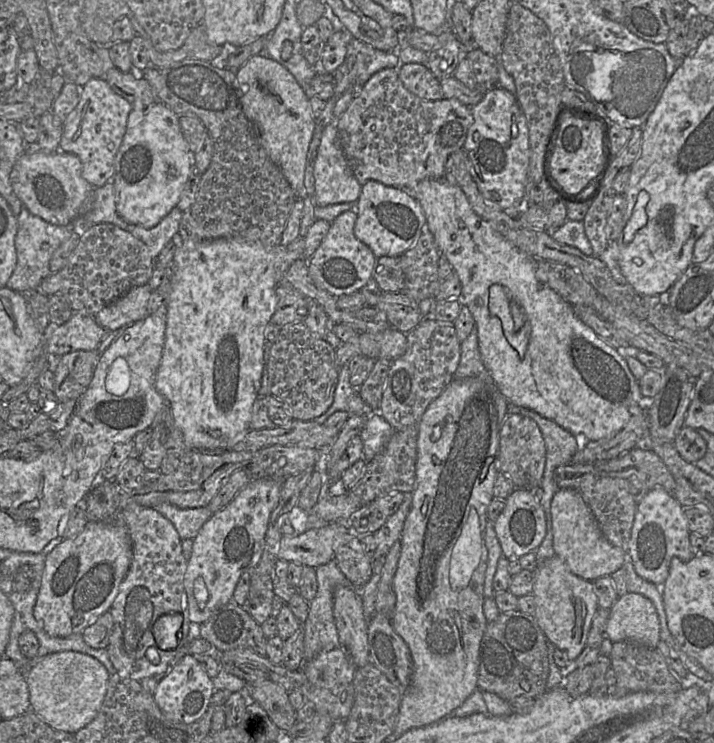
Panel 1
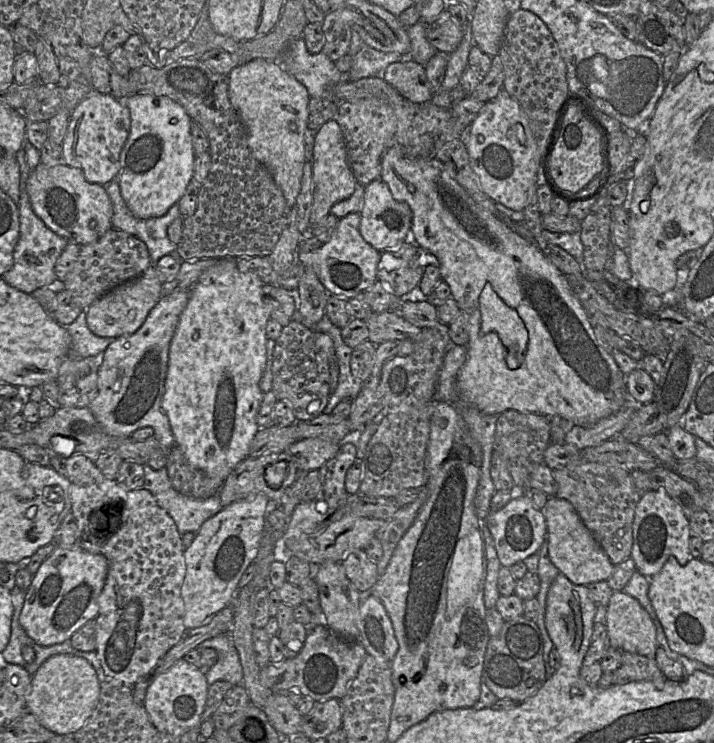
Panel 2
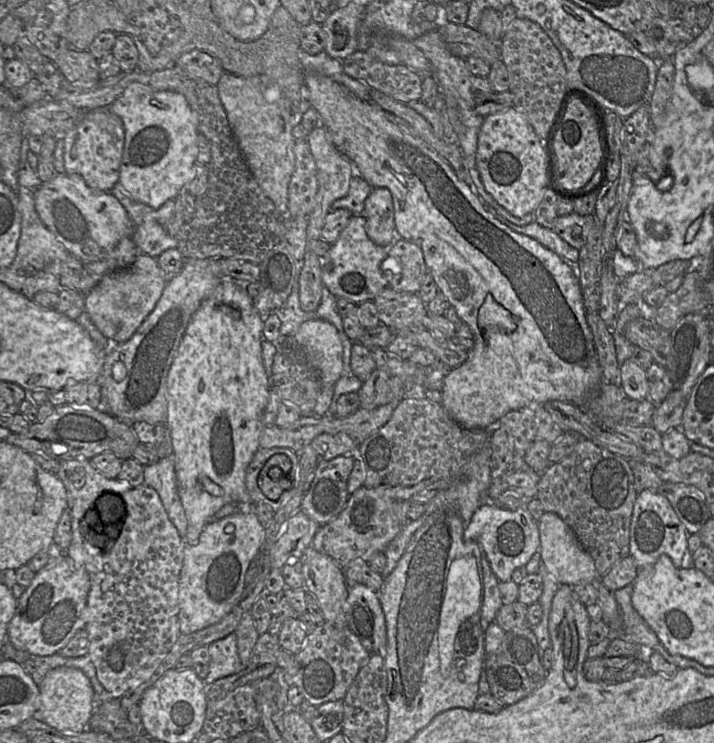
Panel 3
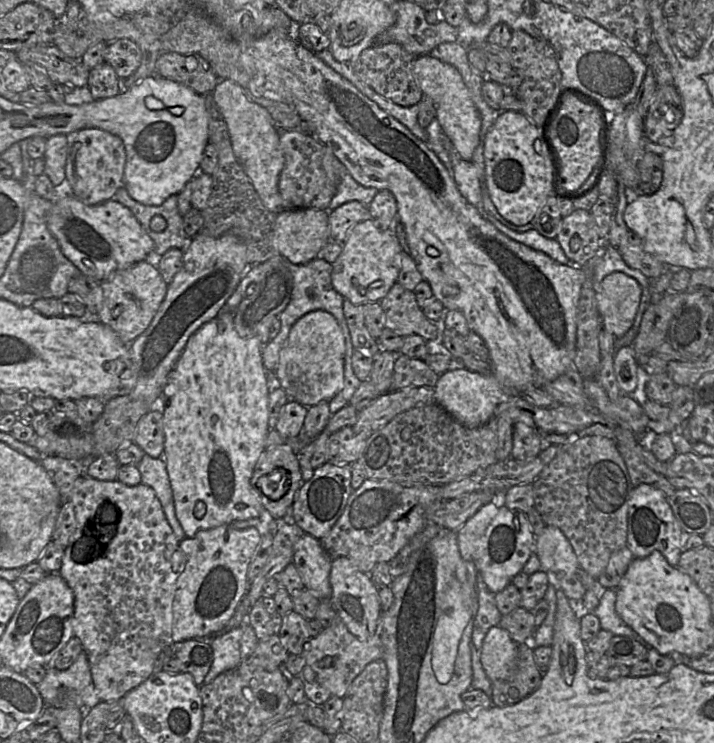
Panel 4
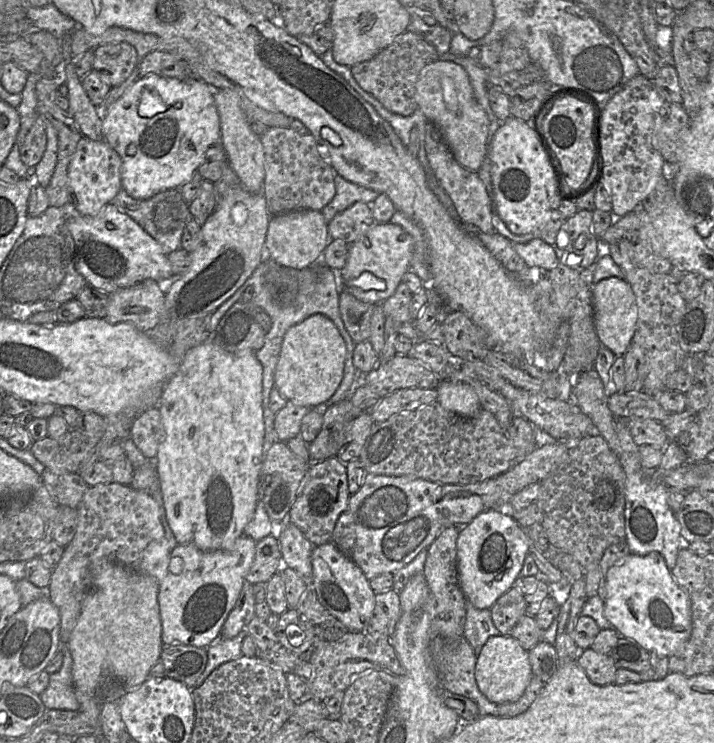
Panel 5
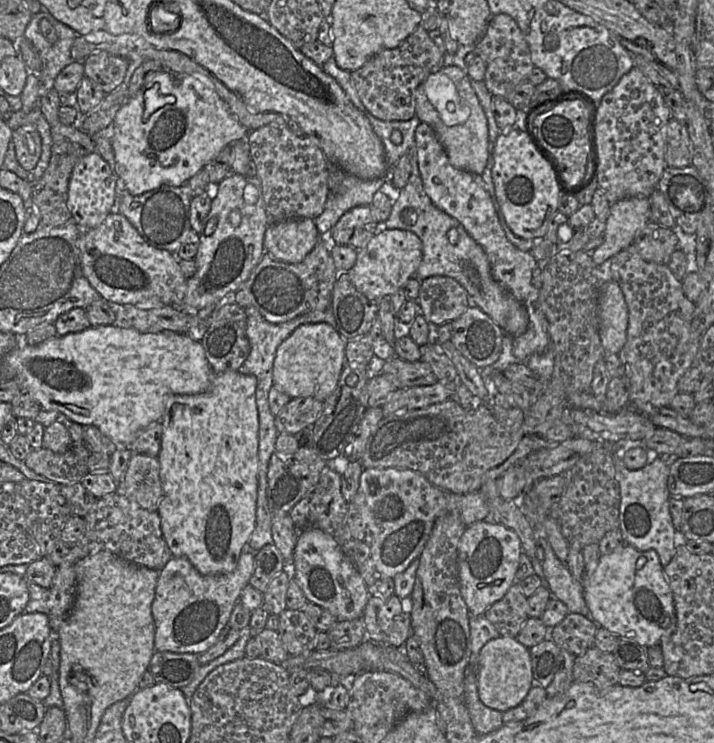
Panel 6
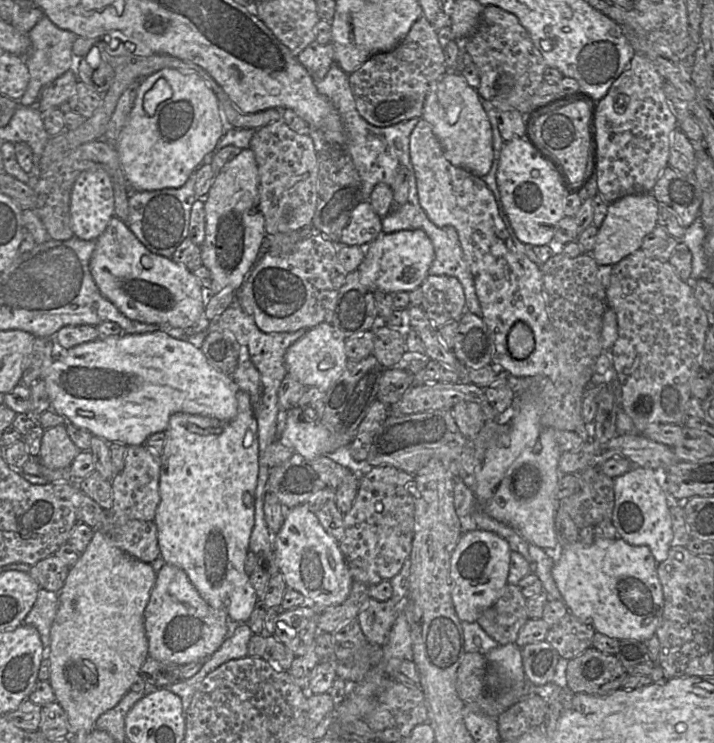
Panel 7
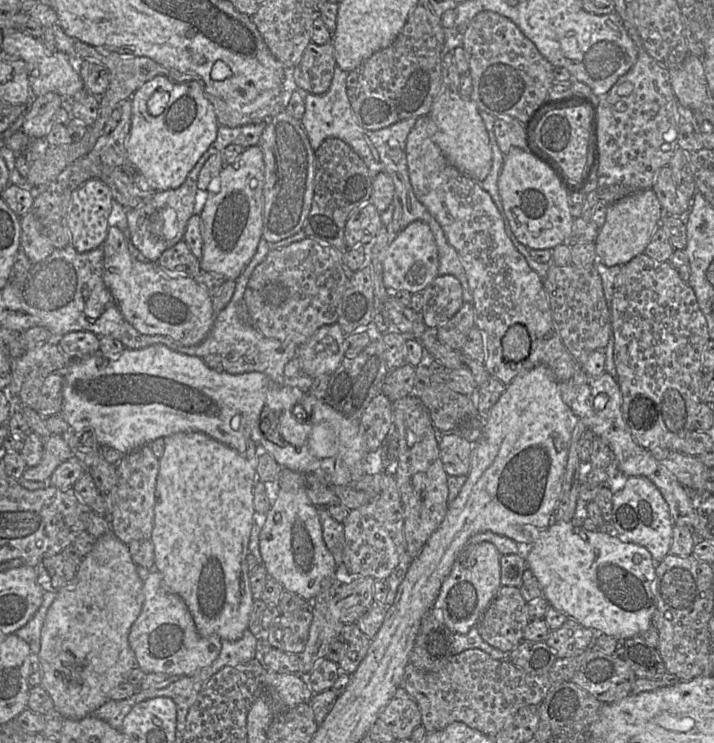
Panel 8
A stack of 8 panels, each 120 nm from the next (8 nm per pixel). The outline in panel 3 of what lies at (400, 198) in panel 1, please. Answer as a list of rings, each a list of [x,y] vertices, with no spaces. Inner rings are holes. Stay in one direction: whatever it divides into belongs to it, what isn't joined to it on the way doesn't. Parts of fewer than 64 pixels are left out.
[[[372,188],[360,215],[365,218],[366,233],[375,244],[389,247],[397,238],[393,199],[387,188]]]

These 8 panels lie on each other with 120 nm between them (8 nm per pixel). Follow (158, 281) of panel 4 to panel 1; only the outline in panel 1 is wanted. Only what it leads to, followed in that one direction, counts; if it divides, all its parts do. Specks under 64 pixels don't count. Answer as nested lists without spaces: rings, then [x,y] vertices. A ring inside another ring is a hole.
[[[148,284],[137,286],[94,315],[94,320],[107,331],[115,331],[138,322],[148,315],[148,299],[152,290]]]

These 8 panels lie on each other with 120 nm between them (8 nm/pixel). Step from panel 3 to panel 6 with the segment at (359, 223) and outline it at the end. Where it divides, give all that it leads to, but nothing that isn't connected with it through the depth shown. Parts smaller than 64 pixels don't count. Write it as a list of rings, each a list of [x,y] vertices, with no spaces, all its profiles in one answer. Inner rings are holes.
[[[380,225],[380,230],[363,248],[357,250],[356,262],[347,273],[360,293],[369,300],[379,302],[404,288],[407,281],[416,275],[422,257],[423,245],[416,234],[407,230],[387,229]]]

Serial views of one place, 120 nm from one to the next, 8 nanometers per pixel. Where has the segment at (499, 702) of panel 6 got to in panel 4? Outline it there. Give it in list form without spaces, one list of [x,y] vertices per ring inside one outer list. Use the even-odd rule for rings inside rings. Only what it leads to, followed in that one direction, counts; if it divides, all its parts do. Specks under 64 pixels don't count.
[[[500,626],[492,627],[483,643],[482,667],[491,681],[507,680],[514,674],[517,665],[518,644]]]

